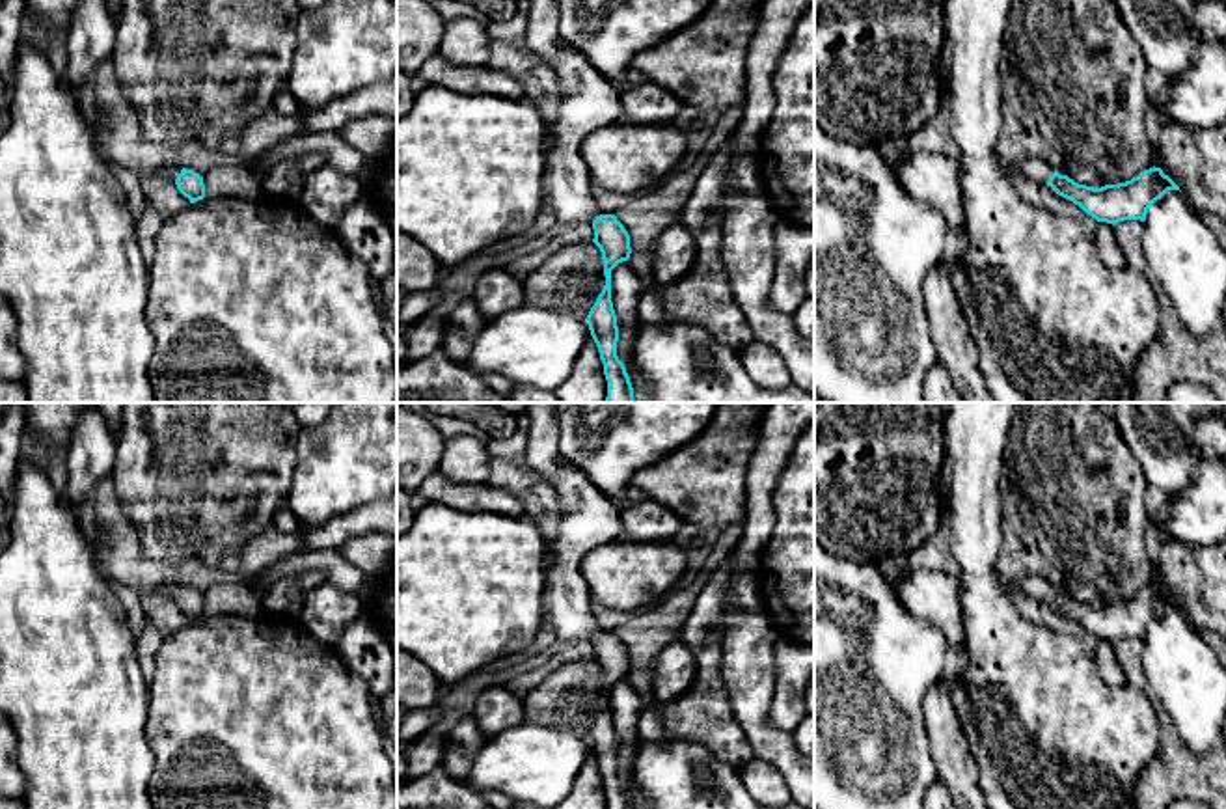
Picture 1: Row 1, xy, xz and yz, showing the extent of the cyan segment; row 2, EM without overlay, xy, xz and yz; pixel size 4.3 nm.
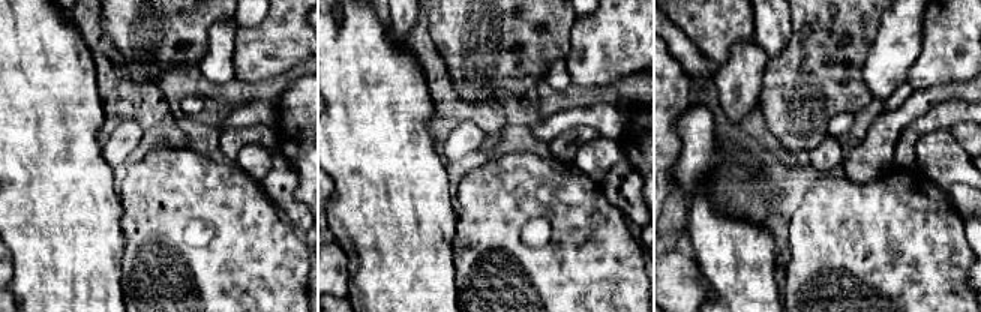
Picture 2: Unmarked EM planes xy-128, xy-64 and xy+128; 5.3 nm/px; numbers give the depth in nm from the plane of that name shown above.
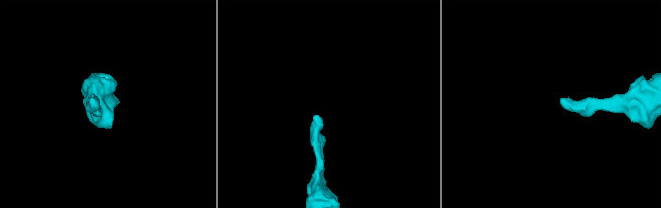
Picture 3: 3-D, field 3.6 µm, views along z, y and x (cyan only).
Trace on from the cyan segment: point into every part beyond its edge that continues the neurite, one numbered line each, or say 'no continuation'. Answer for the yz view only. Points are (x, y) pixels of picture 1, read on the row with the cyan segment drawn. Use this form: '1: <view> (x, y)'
1: yz (1035, 168)

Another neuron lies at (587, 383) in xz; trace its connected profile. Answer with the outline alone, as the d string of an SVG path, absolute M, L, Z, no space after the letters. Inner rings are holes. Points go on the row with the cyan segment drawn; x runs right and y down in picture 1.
M593 336L583 345L568 380L555 390L555 395L559 403L606 403L607 380Z

